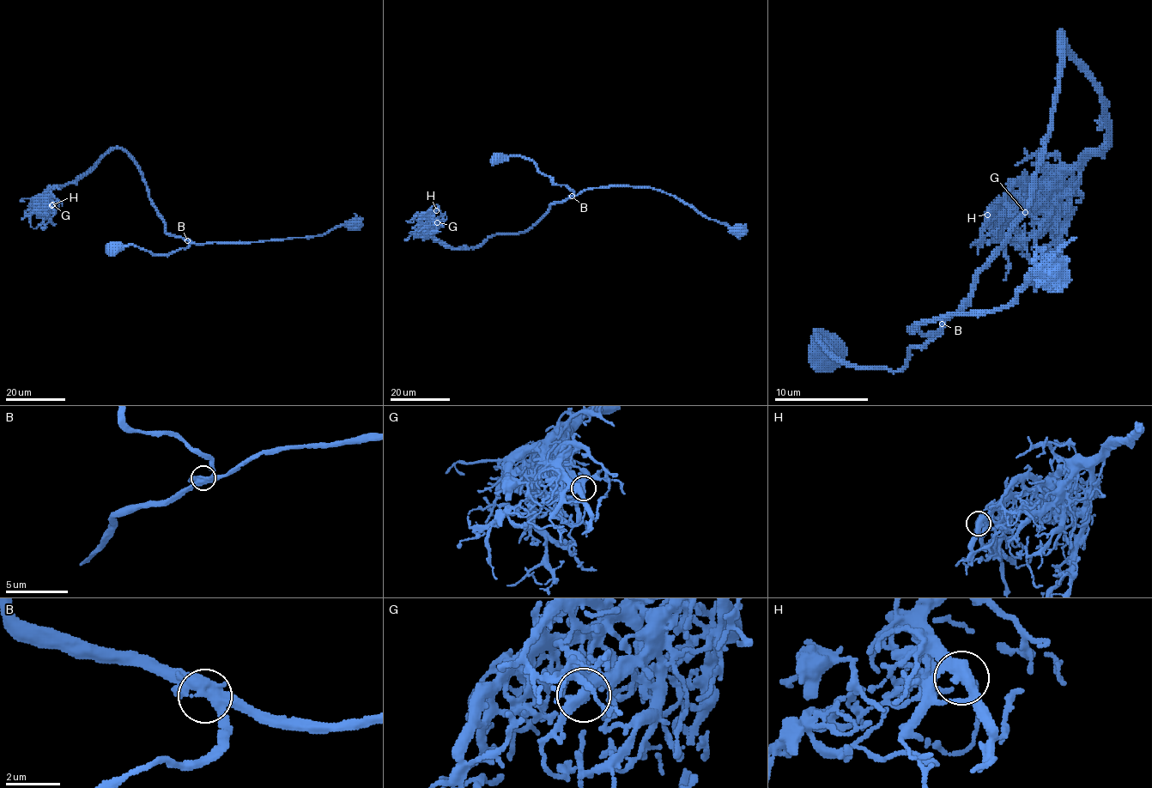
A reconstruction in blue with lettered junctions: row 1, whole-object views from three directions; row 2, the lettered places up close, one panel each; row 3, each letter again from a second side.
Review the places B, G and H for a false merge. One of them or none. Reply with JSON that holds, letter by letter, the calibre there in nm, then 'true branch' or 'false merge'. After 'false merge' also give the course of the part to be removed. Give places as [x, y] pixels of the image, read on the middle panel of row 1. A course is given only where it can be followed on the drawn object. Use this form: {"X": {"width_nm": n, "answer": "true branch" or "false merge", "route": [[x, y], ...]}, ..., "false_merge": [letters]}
{"B": {"width_nm": 420, "answer": "true branch"}, "G": {"width_nm": 360, "answer": "true branch"}, "H": {"width_nm": 360, "answer": "true branch"}, "false_merge": []}

